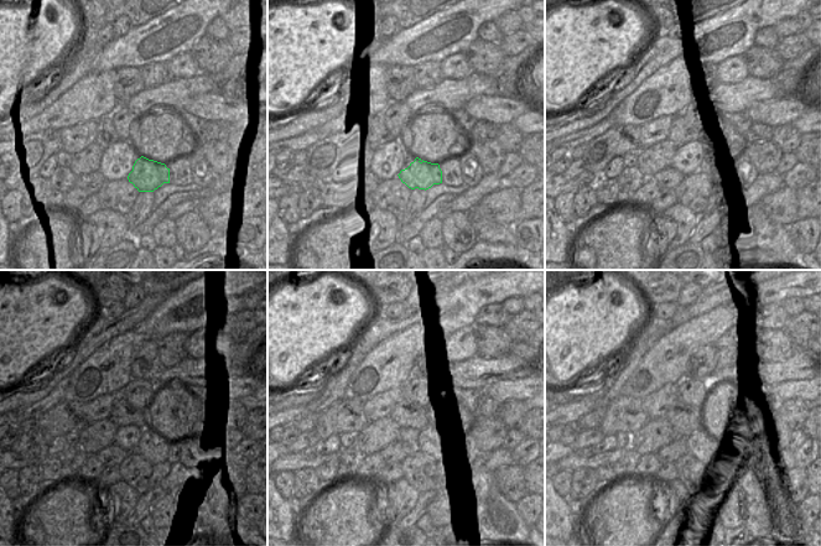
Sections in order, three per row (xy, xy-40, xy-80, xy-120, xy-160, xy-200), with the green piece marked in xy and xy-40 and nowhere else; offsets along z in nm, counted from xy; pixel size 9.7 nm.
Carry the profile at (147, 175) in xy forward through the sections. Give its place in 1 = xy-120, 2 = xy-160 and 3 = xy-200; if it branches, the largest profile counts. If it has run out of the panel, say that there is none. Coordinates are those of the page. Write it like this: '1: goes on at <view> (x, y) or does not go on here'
1: goes on at xy-120 (155, 448)
2: goes on at xy-160 (427, 442)
3: goes on at xy-200 (701, 445)

